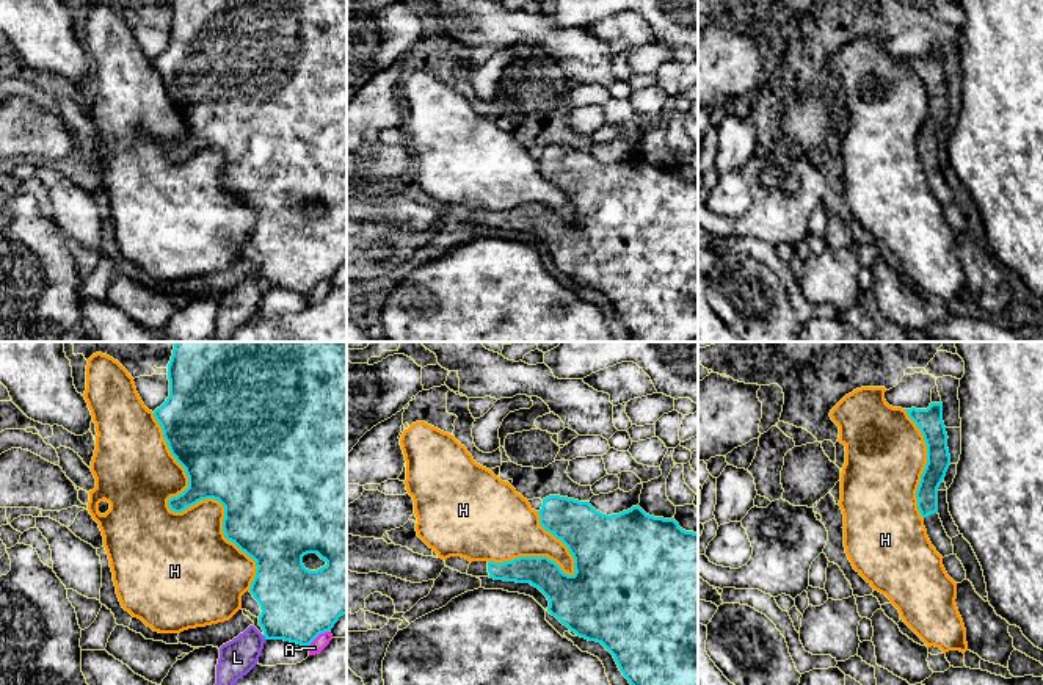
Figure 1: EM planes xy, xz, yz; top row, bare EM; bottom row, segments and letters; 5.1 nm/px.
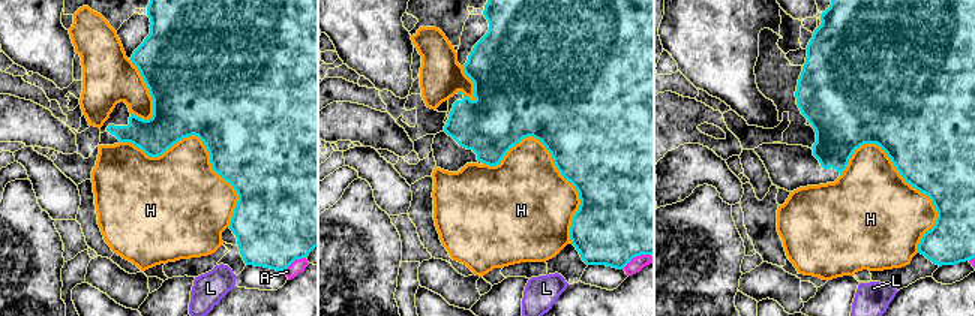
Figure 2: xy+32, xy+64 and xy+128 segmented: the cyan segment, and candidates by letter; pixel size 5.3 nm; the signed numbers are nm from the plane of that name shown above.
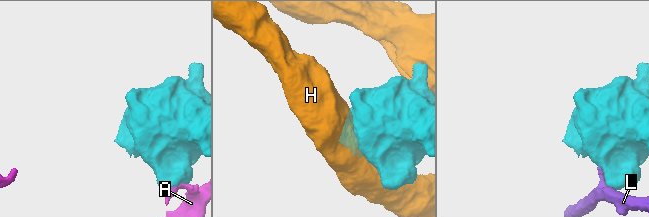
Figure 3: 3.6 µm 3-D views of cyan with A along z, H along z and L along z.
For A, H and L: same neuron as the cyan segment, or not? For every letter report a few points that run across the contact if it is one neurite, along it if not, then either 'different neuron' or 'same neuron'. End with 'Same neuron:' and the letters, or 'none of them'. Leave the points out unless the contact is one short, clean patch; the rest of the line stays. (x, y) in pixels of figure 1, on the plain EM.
A: xy (328, 279), (322, 281), (308, 297) | different neuron
H: different neuron
L: xy (262, 284), (265, 287) | different neuron
Same neuron: none of them

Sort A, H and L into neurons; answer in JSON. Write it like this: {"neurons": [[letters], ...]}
{"neurons": [["A"], ["H"], ["L"]]}

